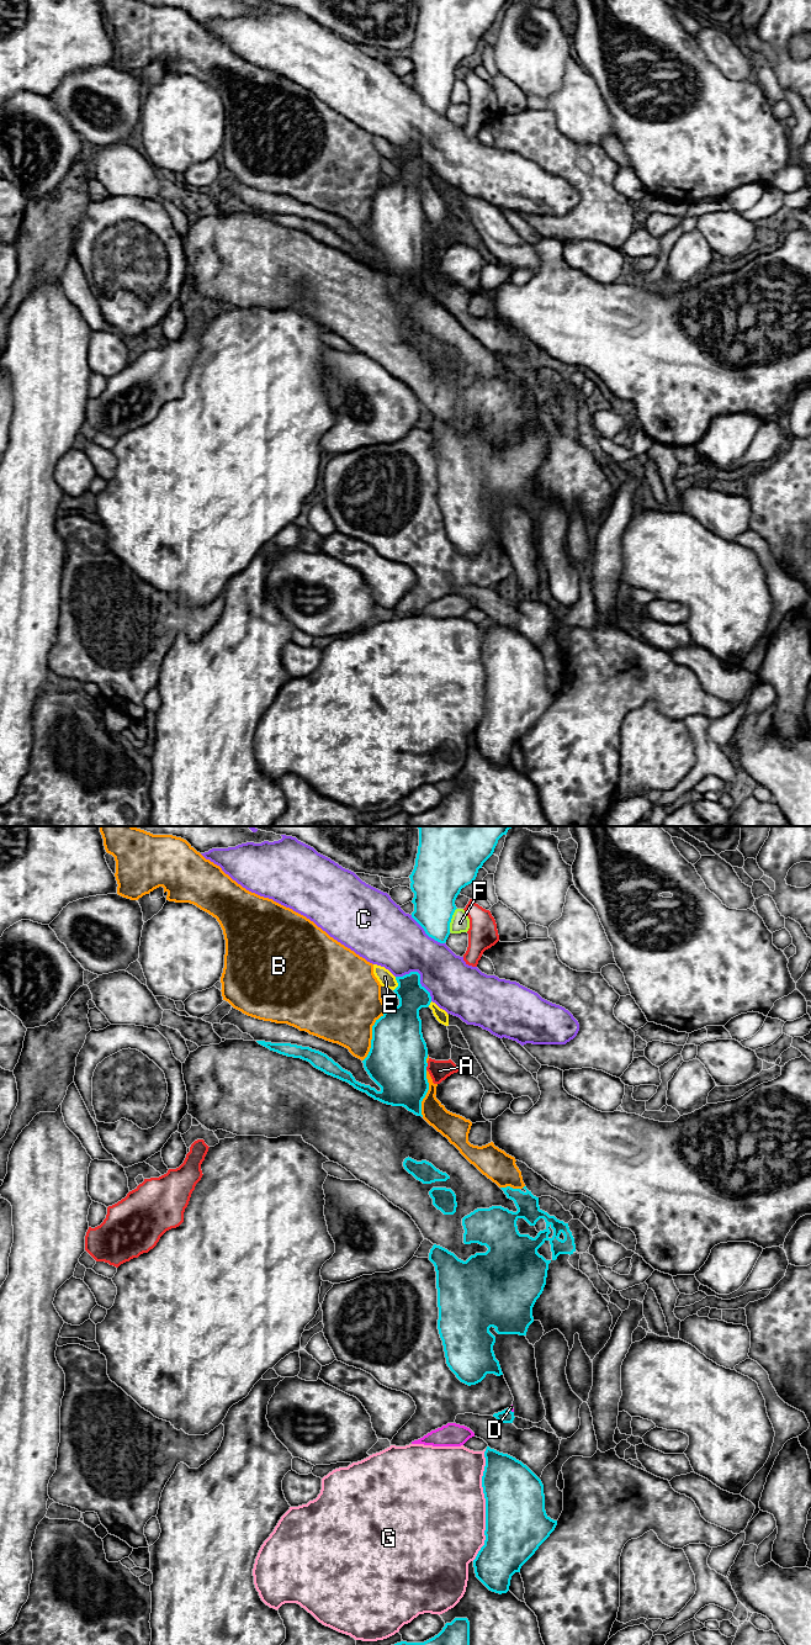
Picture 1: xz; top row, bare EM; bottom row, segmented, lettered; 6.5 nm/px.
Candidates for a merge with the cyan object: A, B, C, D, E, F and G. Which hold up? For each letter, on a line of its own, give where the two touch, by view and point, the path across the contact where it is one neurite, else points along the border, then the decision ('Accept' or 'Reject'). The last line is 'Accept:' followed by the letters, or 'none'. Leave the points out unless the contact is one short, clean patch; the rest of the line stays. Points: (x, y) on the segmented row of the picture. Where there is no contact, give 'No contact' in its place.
A: Touches cyan at xz (427, 1066). Reject
B: Touches cyan at xz (372, 1033). Reject
C: Touches cyan at xz (419, 976). Reject
D: Touches cyan at xz (509, 1410). Reject
E: Touches cyan at xz (398, 984). Boundary: xz (396, 977), (397, 985), (393, 990). Reject
F: Touches cyan at xz (450, 920). Boundary: xz (456, 908), (449, 931). Reject
G: Touches cyan at xz (486, 1505). Reject
Accept: none

